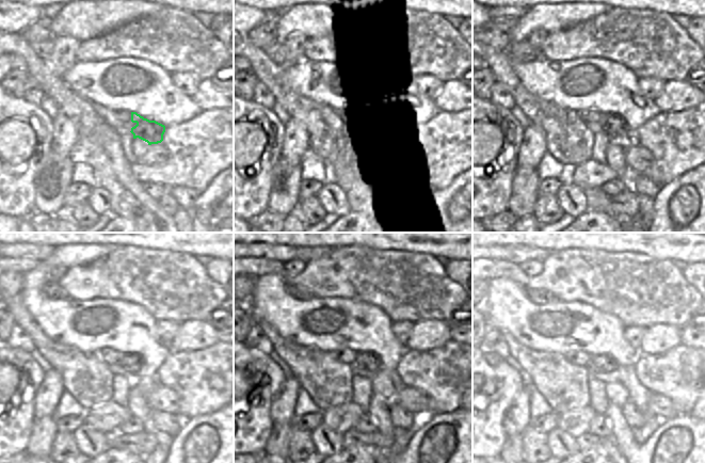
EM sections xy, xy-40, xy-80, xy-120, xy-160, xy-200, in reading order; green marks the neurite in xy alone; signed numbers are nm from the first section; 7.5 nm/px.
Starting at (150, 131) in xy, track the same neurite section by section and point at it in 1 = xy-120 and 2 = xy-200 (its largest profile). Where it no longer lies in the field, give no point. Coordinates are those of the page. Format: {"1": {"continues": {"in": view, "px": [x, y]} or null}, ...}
{"1": {"continues": {"in": "xy-120", "px": [132, 363]}}, "2": {"continues": {"in": "xy-200", "px": [601, 363]}}}

